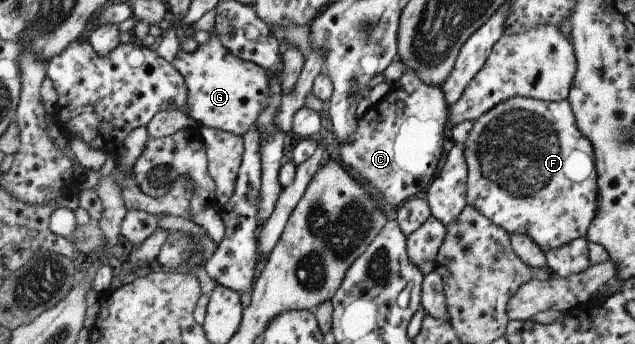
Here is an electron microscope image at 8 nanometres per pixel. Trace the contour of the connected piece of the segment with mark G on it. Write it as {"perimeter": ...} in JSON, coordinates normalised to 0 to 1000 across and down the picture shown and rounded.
{"perimeter":[[[334,90],[329,99],[326,119],[312,131],[301,154],[282,140],[269,180],[293,247],[293,334],[310,366],[383,395],[419,305],[425,259],[419,203],[397,177],[381,177],[378,166],[369,166],[369,154],[350,137]]]}

